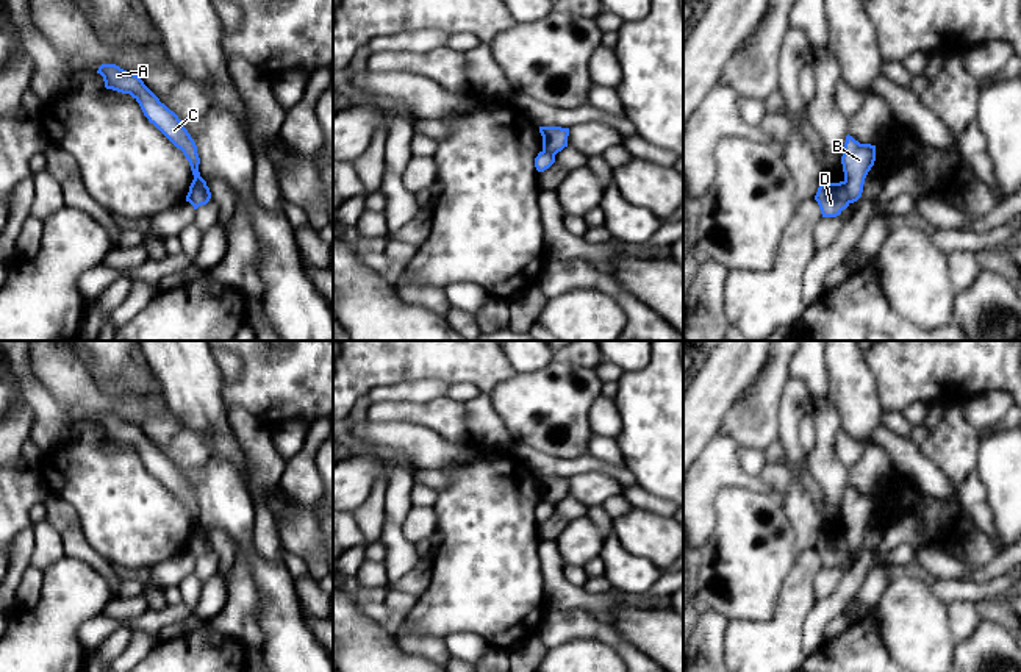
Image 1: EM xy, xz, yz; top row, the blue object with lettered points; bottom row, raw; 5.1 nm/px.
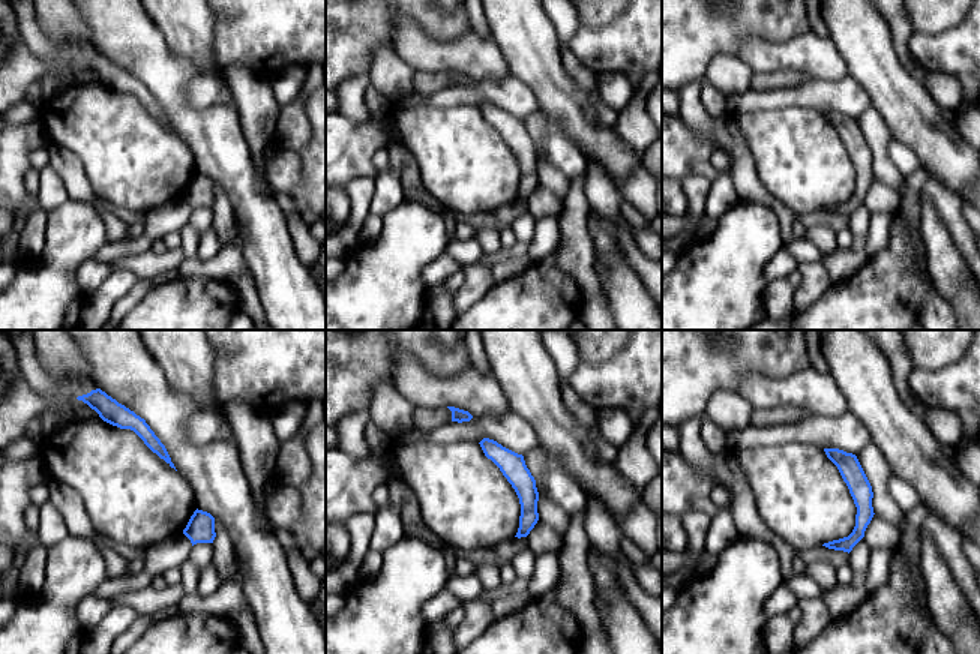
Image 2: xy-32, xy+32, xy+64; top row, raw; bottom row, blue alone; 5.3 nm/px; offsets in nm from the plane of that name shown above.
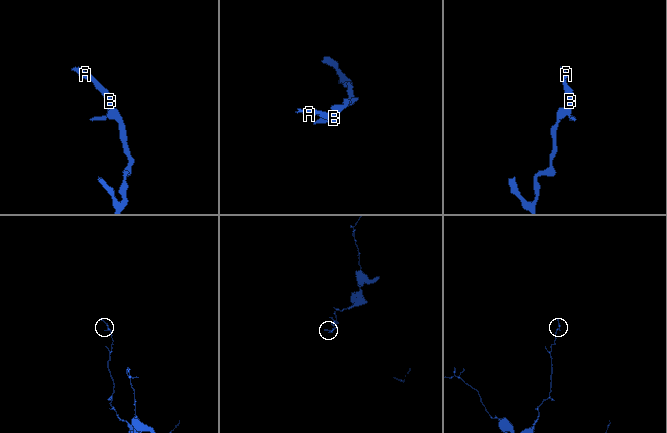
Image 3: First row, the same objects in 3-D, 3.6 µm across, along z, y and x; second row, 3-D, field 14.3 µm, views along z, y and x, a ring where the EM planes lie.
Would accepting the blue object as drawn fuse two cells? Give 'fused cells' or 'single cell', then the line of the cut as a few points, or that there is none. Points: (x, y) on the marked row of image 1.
fused cells; cut xy (204, 180), (191, 191), (186, 200)

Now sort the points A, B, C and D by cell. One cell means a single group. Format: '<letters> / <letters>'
A B C / D

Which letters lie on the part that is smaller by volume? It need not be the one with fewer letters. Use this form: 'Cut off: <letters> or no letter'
Cut off: A, B, C

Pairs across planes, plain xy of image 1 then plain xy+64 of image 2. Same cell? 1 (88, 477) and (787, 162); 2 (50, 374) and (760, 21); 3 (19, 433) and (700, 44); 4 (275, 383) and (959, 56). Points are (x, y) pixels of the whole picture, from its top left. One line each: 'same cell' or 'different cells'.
1: same cell
2: different cells
3: different cells
4: same cell

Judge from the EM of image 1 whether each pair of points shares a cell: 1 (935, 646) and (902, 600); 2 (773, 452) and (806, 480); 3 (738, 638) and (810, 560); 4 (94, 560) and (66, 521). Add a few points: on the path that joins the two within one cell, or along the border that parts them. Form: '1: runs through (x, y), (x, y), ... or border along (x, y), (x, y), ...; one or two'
1: runs through (924, 635), (913, 624), (907, 611); one
2: runs through (780, 457), (798, 472); one
3: runs through (763, 636), (793, 607), (799, 585); one
4: runs through (85, 550), (74, 539), (71, 530); one

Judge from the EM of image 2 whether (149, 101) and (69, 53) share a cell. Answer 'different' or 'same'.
same

